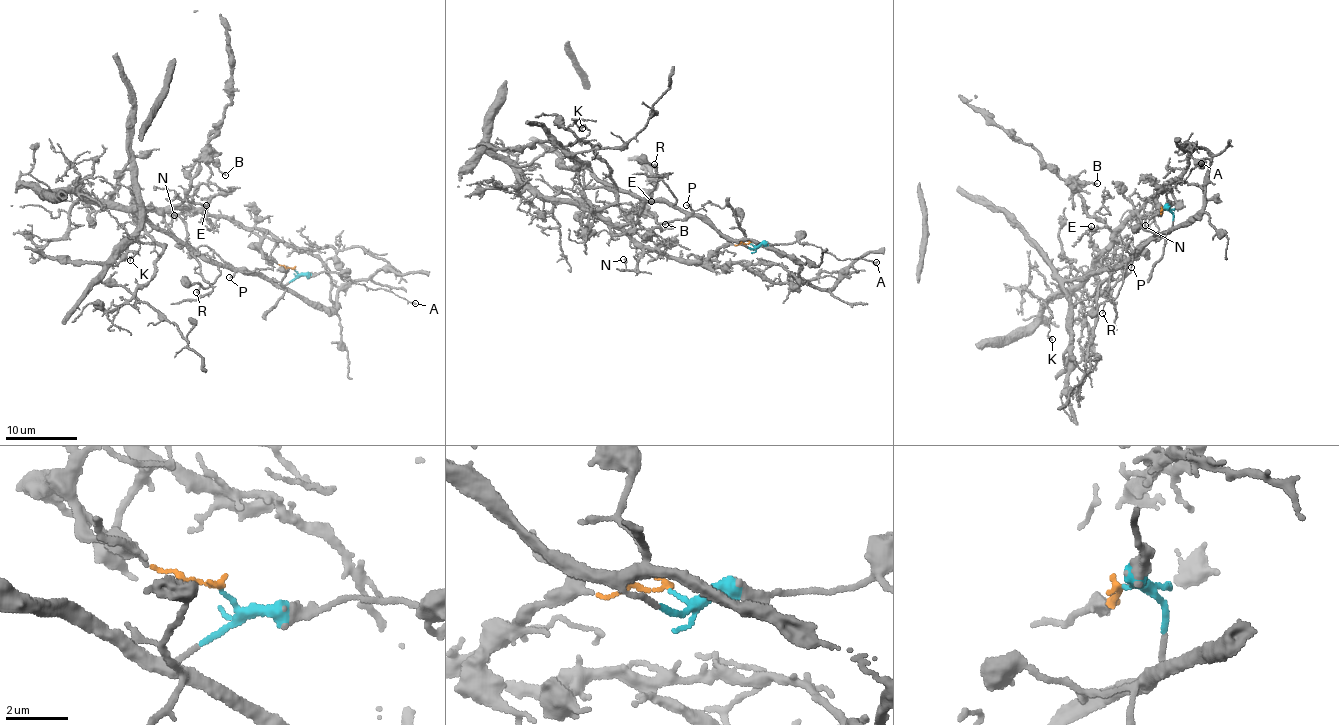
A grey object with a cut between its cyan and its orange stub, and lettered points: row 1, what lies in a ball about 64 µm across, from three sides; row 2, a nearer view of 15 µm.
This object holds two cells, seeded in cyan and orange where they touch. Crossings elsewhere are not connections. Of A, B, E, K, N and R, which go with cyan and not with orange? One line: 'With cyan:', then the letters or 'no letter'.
With cyan: A, R

